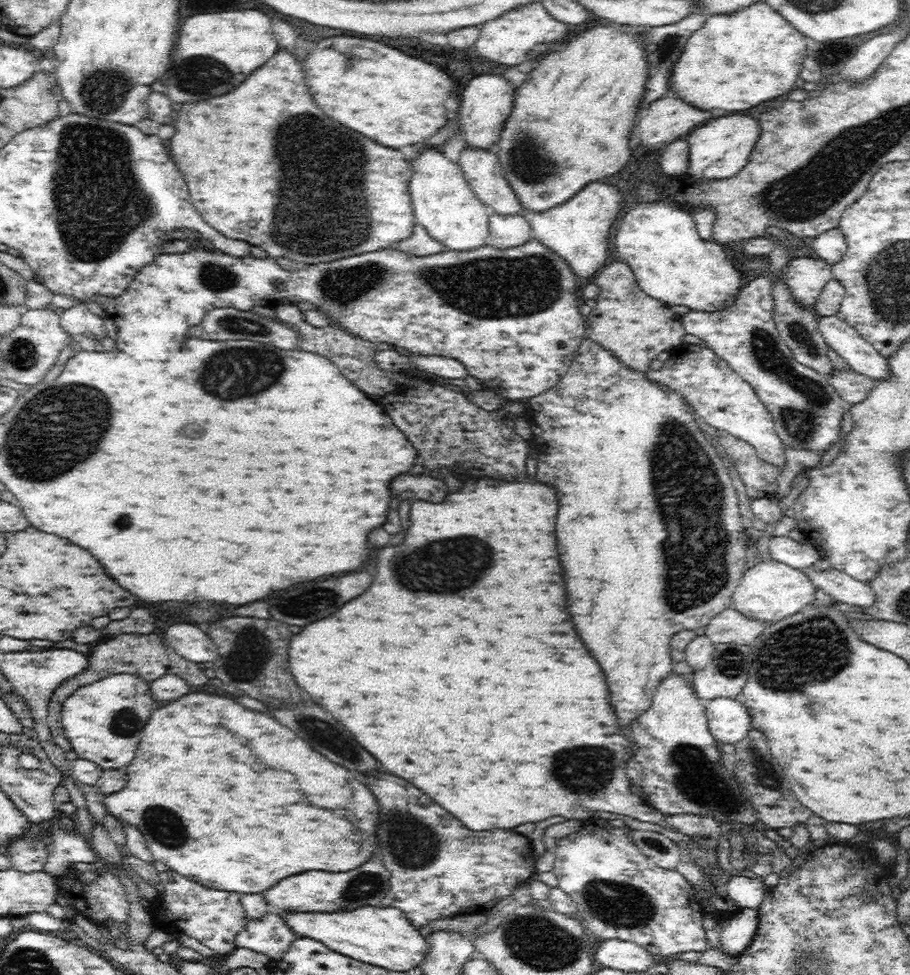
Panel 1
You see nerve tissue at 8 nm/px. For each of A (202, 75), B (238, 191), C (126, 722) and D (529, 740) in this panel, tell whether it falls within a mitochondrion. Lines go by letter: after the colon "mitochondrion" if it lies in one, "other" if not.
A: mitochondrion
B: other
C: mitochondrion
D: other

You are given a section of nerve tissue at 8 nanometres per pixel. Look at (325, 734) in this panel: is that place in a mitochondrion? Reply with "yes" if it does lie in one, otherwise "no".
yes

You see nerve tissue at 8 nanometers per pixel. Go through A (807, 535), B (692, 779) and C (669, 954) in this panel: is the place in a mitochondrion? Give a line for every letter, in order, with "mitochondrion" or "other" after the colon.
A: other
B: mitochondrion
C: other

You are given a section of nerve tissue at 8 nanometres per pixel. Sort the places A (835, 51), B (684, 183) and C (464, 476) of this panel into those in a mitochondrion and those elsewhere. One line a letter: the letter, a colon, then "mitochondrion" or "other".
A: other
B: other
C: other

